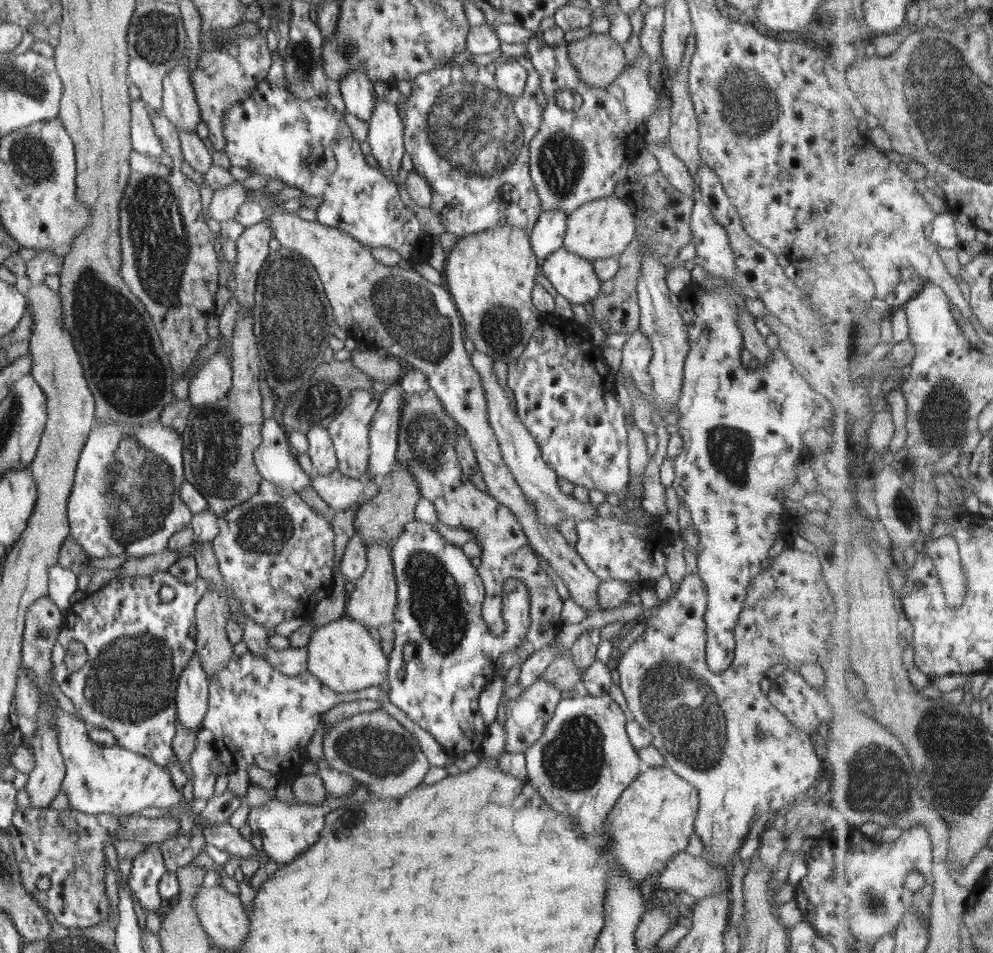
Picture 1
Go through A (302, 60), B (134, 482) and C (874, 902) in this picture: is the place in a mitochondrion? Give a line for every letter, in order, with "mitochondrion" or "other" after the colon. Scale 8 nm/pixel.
A: mitochondrion
B: mitochondrion
C: mitochondrion

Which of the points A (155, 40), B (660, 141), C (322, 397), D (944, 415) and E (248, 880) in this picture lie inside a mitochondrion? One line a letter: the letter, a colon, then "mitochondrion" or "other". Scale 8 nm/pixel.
A: mitochondrion
B: other
C: mitochondrion
D: mitochondrion
E: other

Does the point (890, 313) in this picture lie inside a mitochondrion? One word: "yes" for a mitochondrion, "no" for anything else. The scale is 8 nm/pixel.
no

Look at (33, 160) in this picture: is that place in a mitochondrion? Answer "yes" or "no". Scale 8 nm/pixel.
yes

